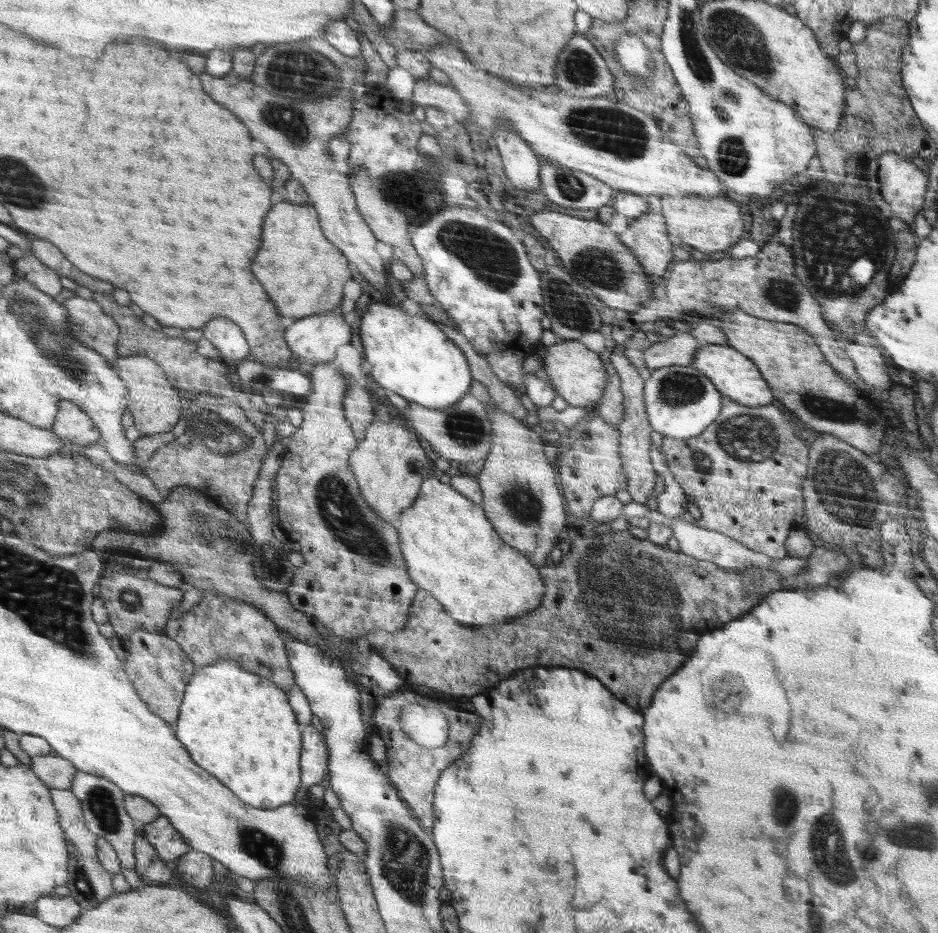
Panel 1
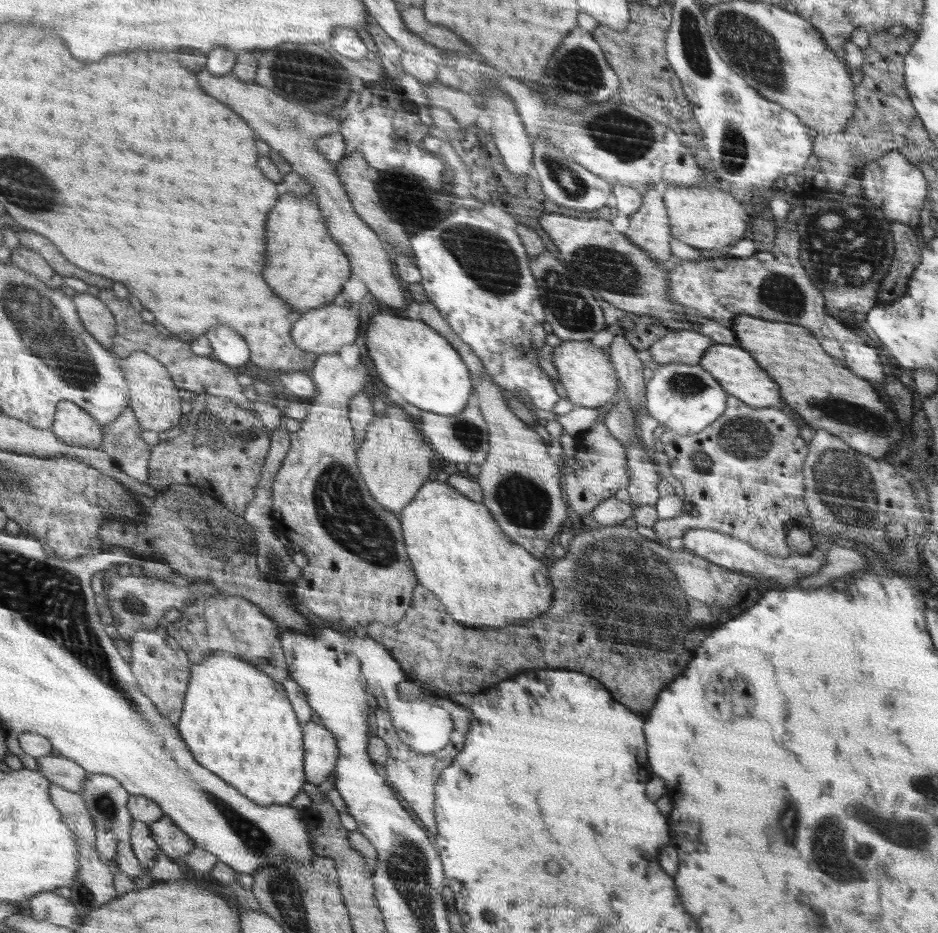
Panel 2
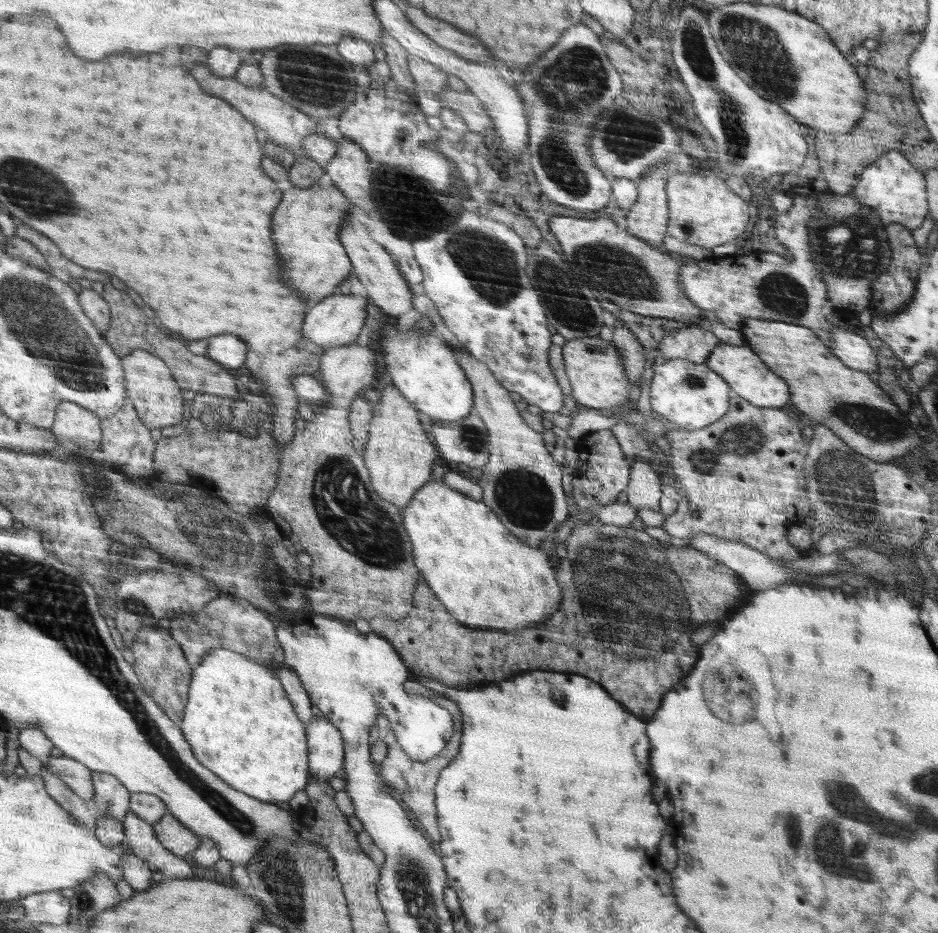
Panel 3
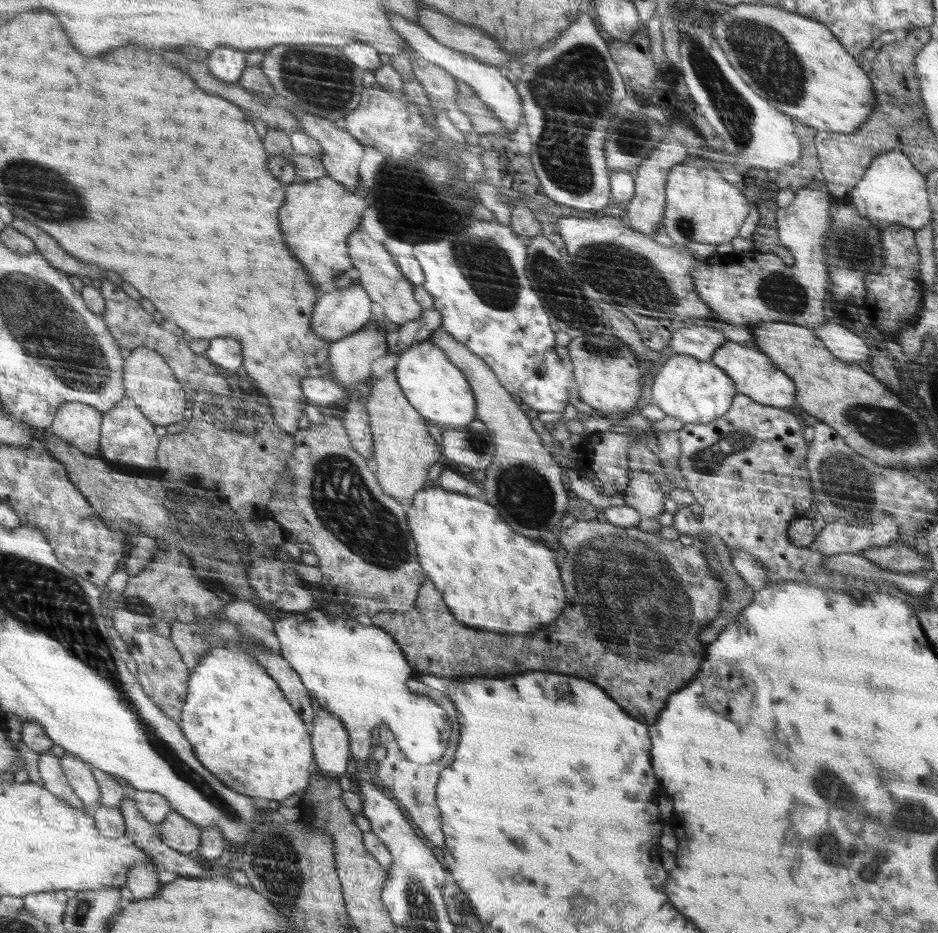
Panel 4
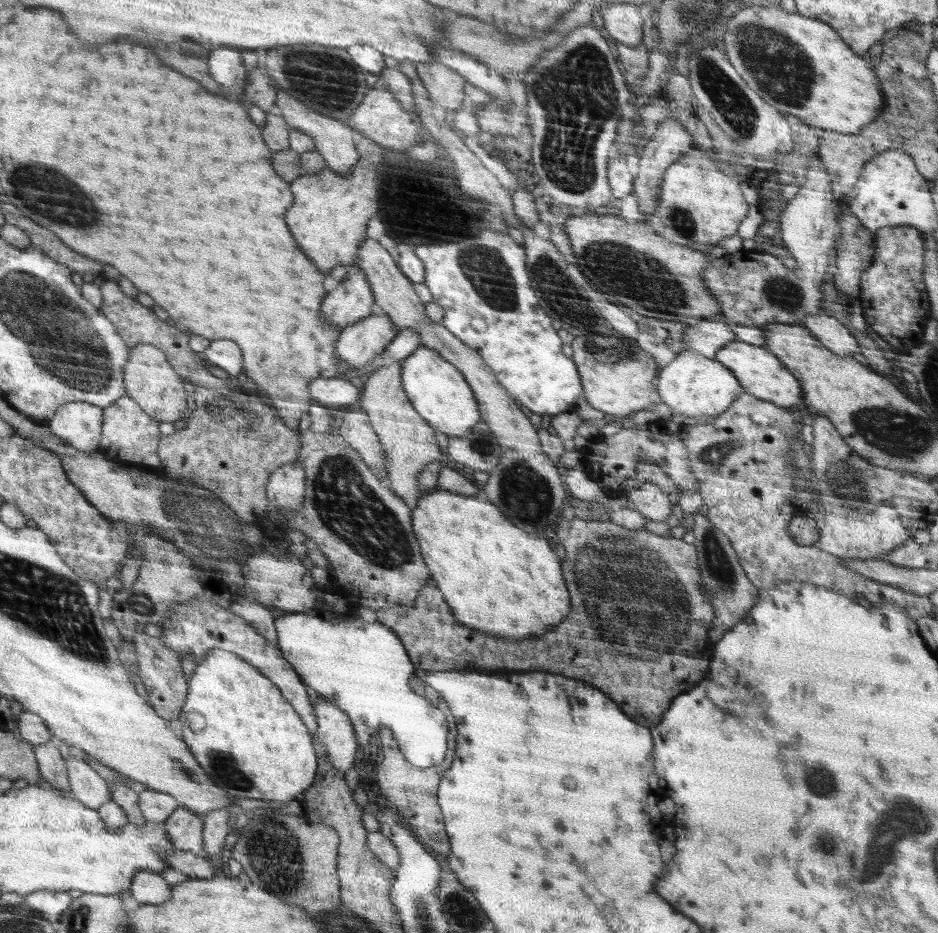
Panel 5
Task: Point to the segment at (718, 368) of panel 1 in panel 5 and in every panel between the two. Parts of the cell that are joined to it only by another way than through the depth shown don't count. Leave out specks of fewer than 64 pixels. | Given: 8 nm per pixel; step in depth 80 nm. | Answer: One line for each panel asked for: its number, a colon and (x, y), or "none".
2: (739, 373)
3: (746, 372)
4: (755, 375)
5: (761, 372)

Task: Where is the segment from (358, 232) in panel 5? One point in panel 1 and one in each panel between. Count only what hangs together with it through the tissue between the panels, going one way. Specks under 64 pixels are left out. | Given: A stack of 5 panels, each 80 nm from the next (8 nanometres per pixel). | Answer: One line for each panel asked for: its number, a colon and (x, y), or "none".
1: (299, 268)
2: (304, 265)
3: (309, 222)
4: (318, 217)

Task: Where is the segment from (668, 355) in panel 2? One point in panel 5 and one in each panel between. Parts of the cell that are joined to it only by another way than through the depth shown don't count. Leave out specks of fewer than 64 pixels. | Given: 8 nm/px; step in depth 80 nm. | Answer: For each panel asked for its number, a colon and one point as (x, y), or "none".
3: (693, 343)
4: (700, 341)
5: (707, 337)

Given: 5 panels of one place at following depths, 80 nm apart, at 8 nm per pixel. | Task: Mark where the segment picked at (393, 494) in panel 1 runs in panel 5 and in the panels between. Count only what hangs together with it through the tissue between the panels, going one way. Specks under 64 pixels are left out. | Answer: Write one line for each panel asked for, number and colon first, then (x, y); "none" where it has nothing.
2: (396, 463)
3: (401, 456)
4: (403, 451)
5: (409, 444)

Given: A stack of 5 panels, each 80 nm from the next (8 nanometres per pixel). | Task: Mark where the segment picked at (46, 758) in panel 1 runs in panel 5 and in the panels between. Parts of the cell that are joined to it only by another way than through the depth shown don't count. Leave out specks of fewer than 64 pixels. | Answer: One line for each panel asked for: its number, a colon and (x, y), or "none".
2: (61, 770)
3: (76, 774)
4: (81, 774)
5: (88, 786)

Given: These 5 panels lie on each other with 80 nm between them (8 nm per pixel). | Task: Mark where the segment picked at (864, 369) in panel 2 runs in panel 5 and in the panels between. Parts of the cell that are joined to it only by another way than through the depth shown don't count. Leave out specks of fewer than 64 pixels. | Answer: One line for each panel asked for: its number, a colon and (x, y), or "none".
3: (853, 349)
4: (849, 347)
5: (829, 330)

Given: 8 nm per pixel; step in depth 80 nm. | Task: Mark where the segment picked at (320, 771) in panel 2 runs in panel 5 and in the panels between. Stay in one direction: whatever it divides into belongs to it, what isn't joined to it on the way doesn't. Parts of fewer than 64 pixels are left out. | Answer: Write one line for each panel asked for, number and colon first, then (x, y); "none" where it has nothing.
3: (326, 744)
4: (331, 741)
5: (334, 732)

